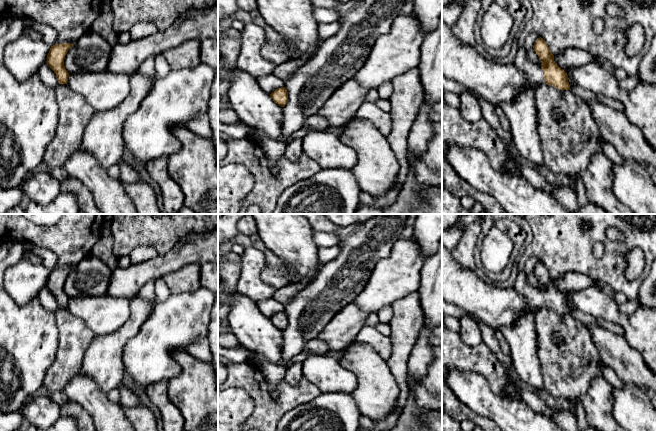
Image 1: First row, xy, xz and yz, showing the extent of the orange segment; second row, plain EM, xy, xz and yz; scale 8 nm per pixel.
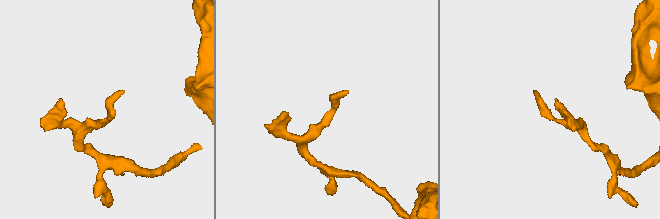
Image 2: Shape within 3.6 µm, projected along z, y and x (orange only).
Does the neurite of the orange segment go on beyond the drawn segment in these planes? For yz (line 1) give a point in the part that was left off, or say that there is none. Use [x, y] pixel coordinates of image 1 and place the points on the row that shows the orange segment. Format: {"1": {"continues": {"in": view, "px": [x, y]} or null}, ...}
{"1": {"continues": {"in": "yz", "px": [533, 72]}}}

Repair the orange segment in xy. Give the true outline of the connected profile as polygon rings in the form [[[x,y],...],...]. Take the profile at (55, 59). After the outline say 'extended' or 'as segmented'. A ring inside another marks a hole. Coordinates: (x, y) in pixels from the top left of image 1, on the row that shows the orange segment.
[[[70,43],[55,44],[51,46],[50,51],[48,53],[46,63],[56,74],[59,84],[67,84],[68,82],[69,73],[65,69],[64,59],[68,50],[73,45],[74,44]]]; as segmented

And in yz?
[[[537,39],[533,49],[540,58],[541,65],[534,64],[528,59],[524,46],[519,47],[513,63],[524,72],[527,80],[535,87],[548,84],[559,90],[570,90],[567,73],[555,63],[554,55],[544,39]]]; extended

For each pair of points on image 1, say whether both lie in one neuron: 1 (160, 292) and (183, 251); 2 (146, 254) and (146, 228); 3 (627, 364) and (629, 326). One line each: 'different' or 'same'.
1: different
2: different
3: different

